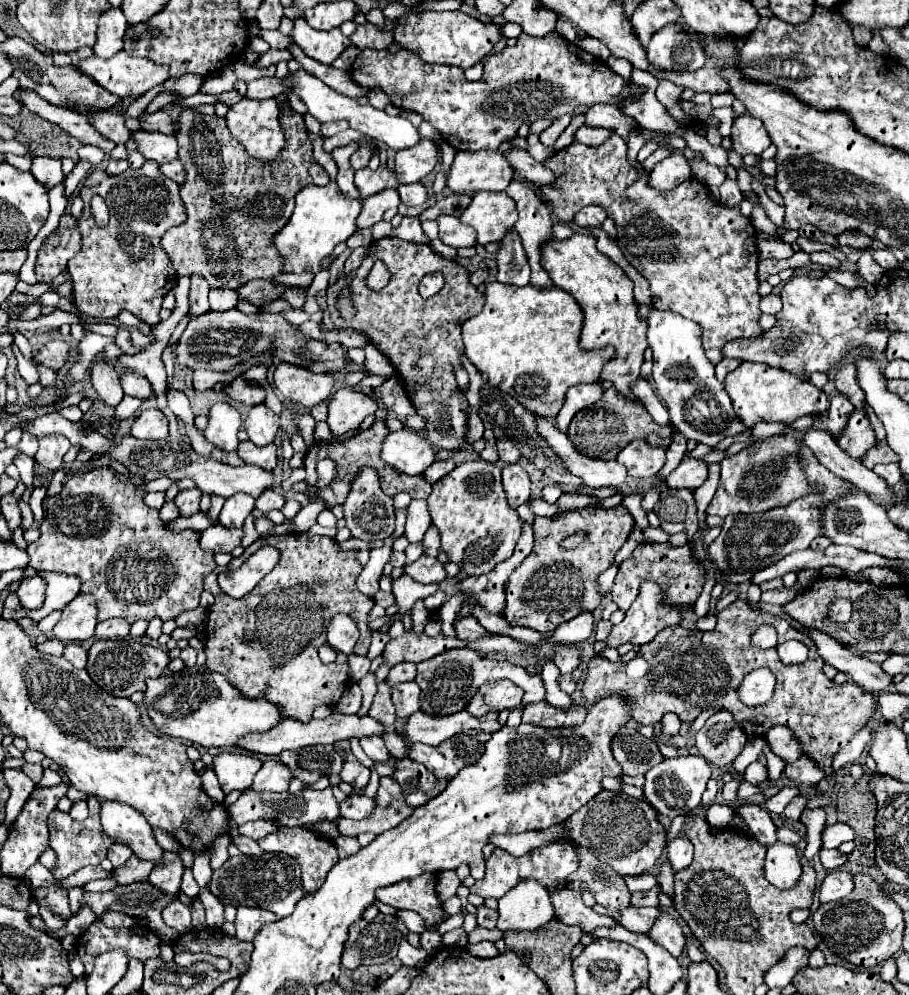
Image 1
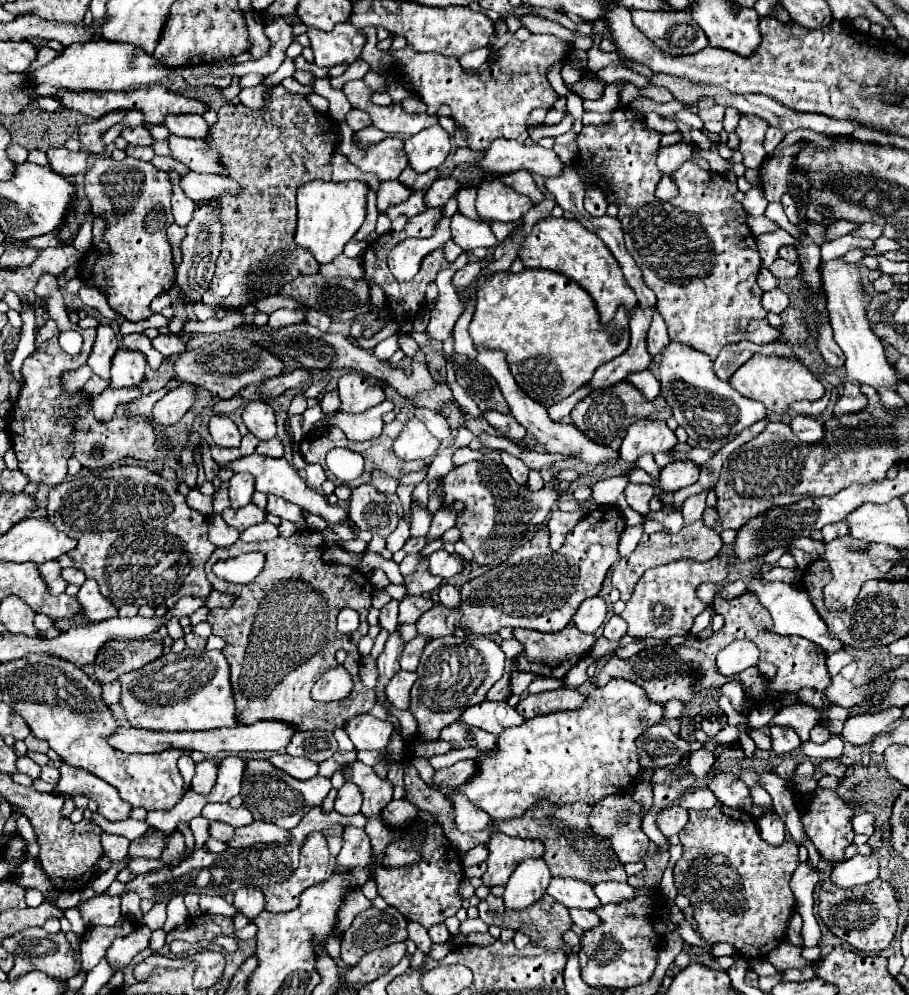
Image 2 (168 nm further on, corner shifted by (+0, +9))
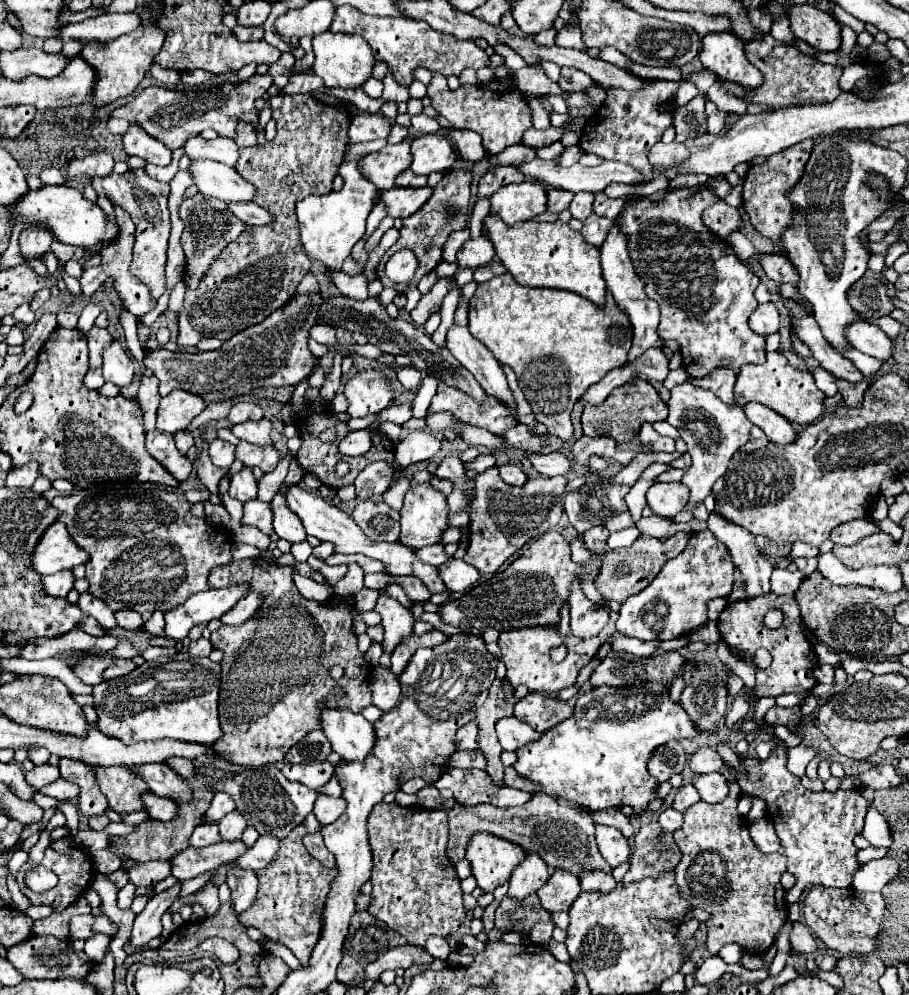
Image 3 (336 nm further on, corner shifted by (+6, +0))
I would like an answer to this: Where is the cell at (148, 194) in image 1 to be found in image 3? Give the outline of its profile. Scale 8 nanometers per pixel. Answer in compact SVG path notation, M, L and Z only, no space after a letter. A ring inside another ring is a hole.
M134 169L122 175L110 173L106 177L94 177L92 187L98 195L100 193L106 195L112 201L112 205L118 205L126 213L130 213L136 225L136 243L134 243L134 259L130 263L130 273L150 289L152 299L160 299L162 293L166 291L164 267L166 267L166 249L170 239L170 213L168 213L170 185L150 179L142 169Z

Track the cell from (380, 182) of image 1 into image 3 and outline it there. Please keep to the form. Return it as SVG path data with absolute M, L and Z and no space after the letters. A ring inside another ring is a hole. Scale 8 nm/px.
M410 141L386 145L378 153L370 153L358 161L360 173L380 191L394 187L394 179L410 167Z

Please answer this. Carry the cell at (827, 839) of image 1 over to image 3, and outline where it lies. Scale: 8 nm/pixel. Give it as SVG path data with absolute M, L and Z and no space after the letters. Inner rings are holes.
M871 804L864 819L864 829L860 833L872 847L890 847L890 831L886 819Z

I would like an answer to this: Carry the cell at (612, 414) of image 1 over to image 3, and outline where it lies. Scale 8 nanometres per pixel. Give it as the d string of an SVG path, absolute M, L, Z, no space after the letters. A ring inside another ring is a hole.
M636 379L622 387L616 387L602 405L586 405L582 411L582 429L588 437L612 437L618 445L630 443L642 425L642 421L654 423L668 417L668 407L646 379Z

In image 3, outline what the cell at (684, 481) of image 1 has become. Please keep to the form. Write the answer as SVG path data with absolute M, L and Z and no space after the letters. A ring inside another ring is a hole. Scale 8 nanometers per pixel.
M654 483L646 493L650 509L660 517L674 517L688 497L690 489L684 483Z

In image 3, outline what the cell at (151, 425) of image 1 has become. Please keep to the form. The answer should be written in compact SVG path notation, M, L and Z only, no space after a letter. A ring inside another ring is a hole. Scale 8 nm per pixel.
M174 391L160 399L156 429L164 433L176 433L184 429L204 407L206 405L198 395L186 391Z

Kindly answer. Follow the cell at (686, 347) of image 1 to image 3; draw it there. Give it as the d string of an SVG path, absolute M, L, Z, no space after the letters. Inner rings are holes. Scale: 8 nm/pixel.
M686 379L684 383L676 385L670 391L668 409L670 409L670 415L666 421L678 429L692 457L692 465L686 469L682 483L690 487L690 499L684 509L694 511L696 505L702 503L712 493L712 485L718 477L724 475L730 457L750 439L752 423L742 411L742 407L720 401L710 389L692 385L692 379Z

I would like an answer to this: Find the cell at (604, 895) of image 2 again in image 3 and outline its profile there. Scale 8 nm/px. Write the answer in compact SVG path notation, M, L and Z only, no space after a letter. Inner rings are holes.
M584 873L580 877L580 885L584 891L594 891L594 893L610 893L616 887L616 881L608 873Z

